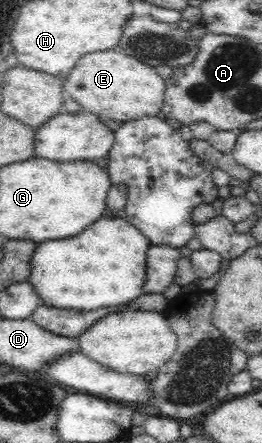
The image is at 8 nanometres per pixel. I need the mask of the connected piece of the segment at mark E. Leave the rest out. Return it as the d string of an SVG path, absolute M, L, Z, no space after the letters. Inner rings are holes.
M111 49L81 56L62 80L62 90L76 100L85 112L95 114L102 120L127 122L143 116L161 115L165 81L151 65Z

